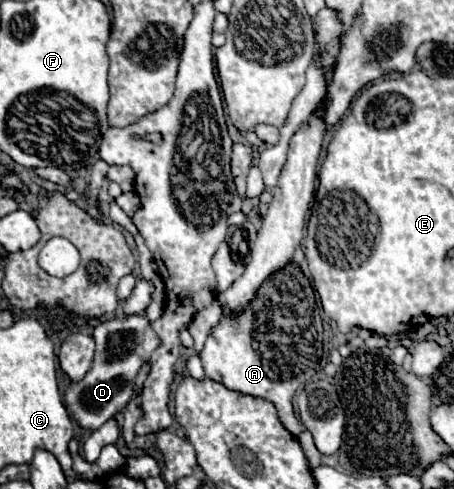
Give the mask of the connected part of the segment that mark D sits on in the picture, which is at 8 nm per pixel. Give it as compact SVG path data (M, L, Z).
M126 315L122 319L110 319L98 323L92 331L96 341L96 353L90 373L78 383L70 385L66 391L66 405L86 429L98 429L106 421L116 419L118 413L130 403L134 395L136 375L160 347L160 337L154 333L150 319L146 315Z

